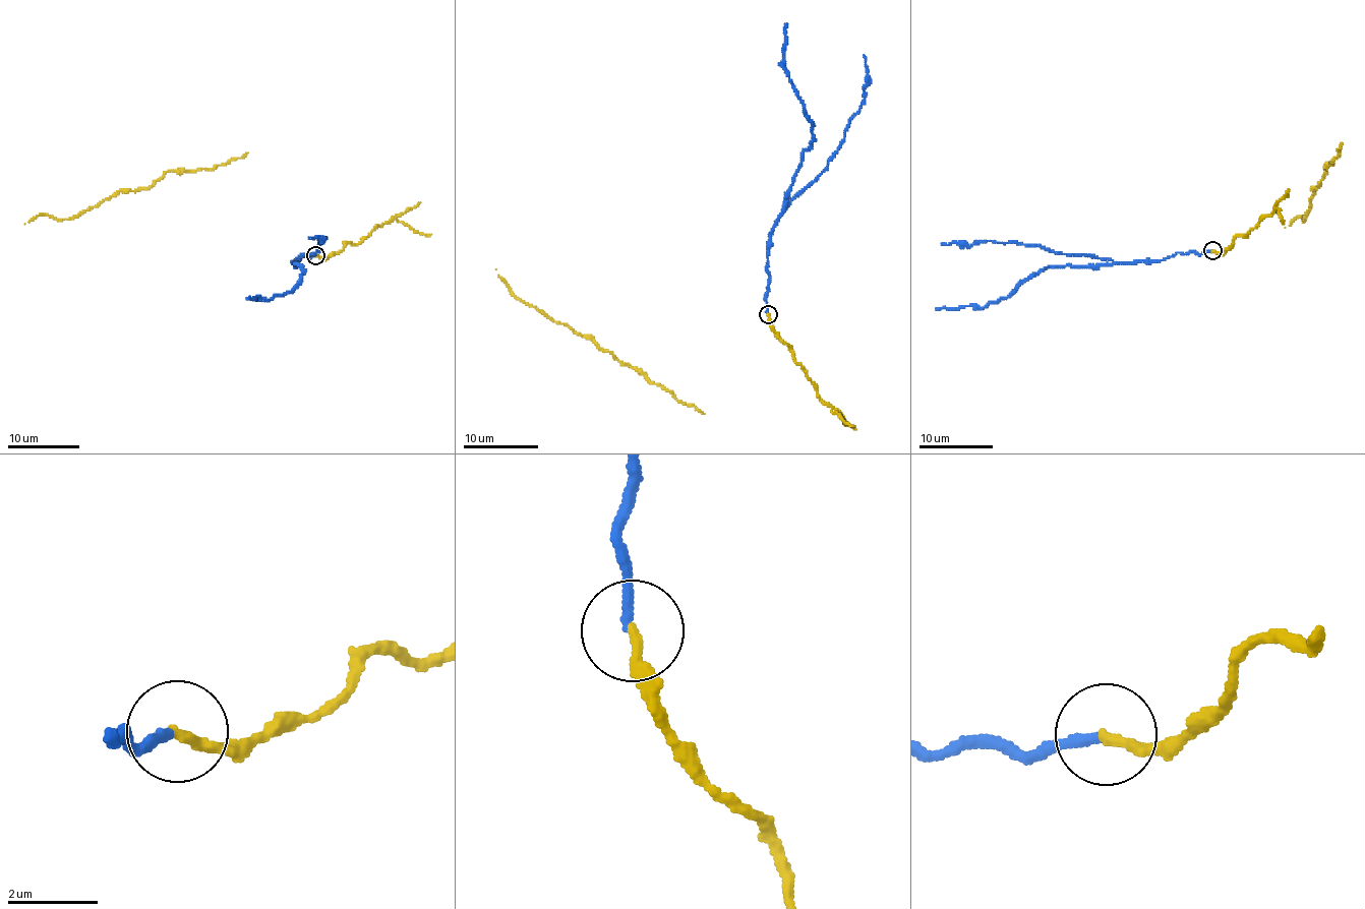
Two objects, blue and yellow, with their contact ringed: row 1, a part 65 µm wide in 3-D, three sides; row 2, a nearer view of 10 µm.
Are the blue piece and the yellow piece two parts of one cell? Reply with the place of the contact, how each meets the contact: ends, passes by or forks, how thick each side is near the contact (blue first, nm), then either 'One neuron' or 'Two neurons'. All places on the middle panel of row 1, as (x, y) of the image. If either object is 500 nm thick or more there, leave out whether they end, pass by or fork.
Place: (768, 314). At the ring blue ends. At the ring yellow ends. Thickness 200 nm (blue) against 240 nm. Two neurons

